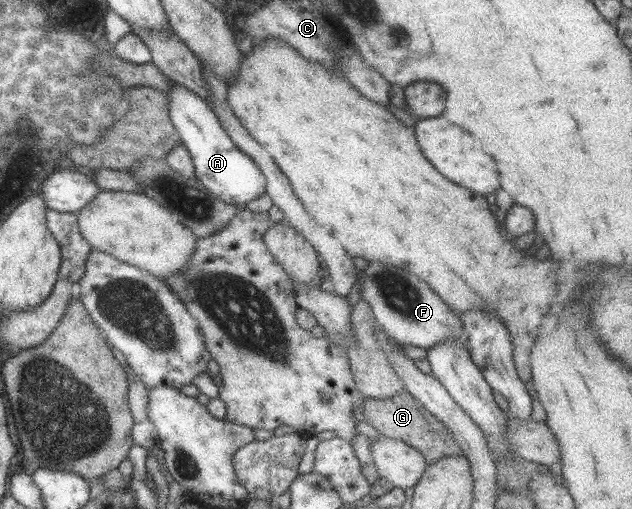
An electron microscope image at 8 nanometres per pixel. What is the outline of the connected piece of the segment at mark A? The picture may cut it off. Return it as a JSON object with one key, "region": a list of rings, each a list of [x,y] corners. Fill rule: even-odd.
{"region":[[[171,81],[166,96],[169,99],[169,120],[182,146],[189,152],[194,178],[205,186],[209,193],[215,194],[225,204],[242,205],[264,192],[266,178],[253,160],[233,145],[211,108],[197,94]]]}

